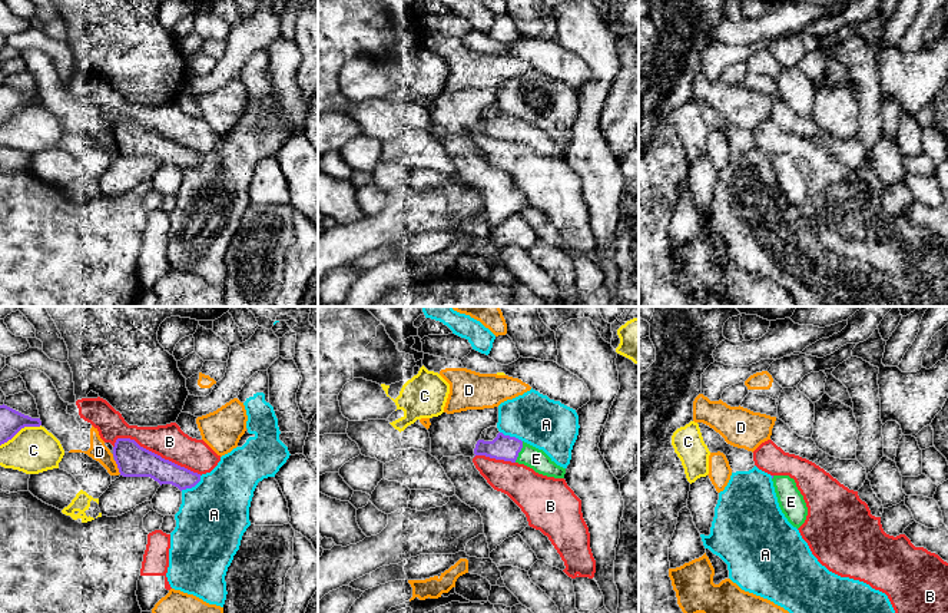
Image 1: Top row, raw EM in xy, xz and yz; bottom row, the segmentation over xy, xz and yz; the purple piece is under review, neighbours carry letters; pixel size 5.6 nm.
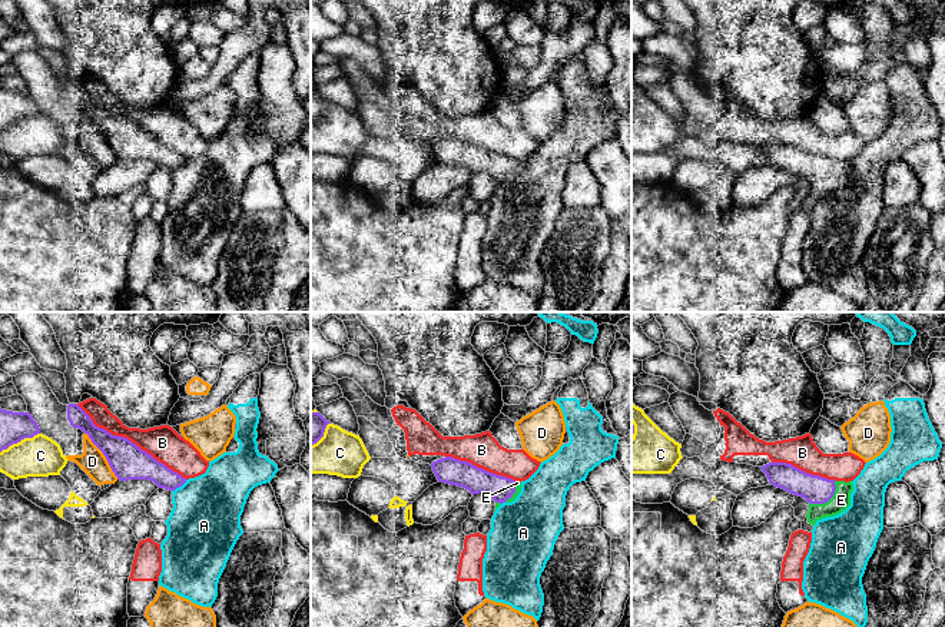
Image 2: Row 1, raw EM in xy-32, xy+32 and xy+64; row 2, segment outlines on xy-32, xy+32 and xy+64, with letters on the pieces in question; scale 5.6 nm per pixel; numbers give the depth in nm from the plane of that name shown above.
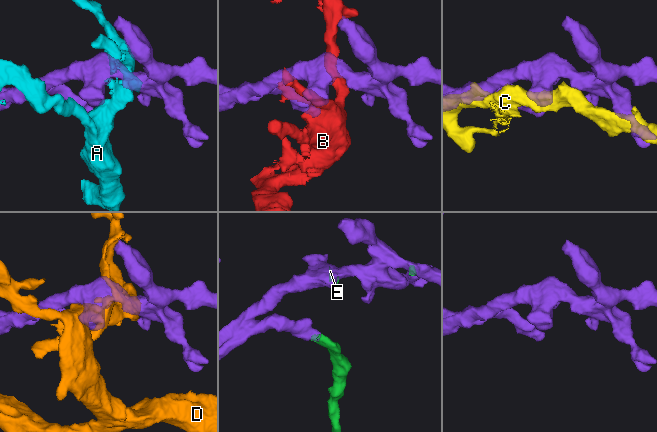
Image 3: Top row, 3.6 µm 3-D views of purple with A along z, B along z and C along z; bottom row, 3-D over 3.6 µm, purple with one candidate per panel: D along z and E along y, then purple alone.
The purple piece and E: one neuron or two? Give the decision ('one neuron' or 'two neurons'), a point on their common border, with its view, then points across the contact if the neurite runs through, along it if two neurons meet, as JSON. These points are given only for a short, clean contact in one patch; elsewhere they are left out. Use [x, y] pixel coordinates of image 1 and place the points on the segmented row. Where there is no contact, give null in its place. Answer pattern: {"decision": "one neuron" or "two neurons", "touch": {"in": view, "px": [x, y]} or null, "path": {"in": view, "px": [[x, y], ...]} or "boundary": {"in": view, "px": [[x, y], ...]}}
{"decision": "one neuron", "touch": {"in": "xz", "px": [520, 450]}}

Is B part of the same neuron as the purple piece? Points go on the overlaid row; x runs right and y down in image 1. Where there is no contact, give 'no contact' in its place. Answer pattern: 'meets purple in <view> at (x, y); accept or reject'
meets purple in xy at (156, 454); reject

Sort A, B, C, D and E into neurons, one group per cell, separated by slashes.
A / B / C / D / E

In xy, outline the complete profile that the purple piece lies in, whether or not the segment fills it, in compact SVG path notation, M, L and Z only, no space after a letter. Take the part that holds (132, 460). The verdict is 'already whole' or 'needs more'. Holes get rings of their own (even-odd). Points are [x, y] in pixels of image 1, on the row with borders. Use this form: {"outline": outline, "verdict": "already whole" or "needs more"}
{"outline": "M130 438L116 440L113 457L123 477L150 477L160 486L172 484L180 491L200 481L200 474L162 458Z", "verdict": "already whole"}

